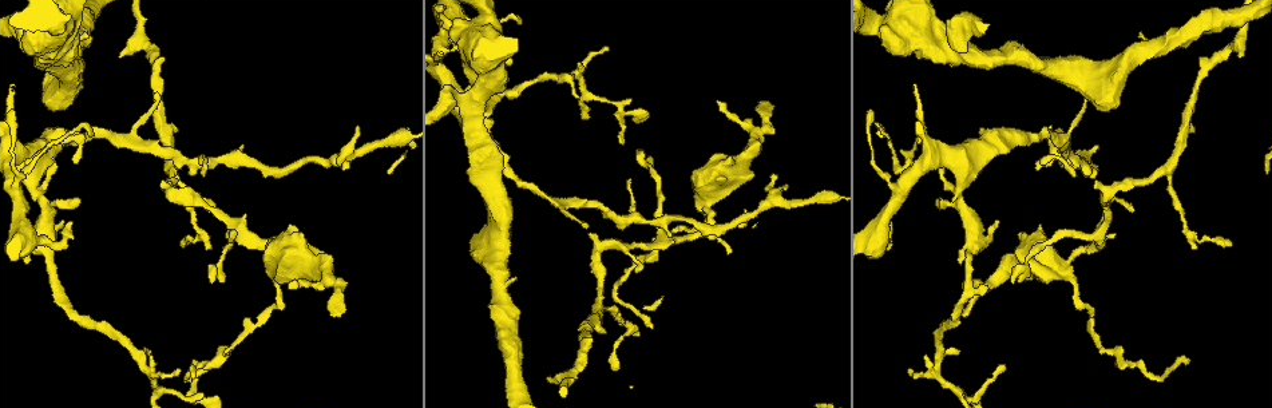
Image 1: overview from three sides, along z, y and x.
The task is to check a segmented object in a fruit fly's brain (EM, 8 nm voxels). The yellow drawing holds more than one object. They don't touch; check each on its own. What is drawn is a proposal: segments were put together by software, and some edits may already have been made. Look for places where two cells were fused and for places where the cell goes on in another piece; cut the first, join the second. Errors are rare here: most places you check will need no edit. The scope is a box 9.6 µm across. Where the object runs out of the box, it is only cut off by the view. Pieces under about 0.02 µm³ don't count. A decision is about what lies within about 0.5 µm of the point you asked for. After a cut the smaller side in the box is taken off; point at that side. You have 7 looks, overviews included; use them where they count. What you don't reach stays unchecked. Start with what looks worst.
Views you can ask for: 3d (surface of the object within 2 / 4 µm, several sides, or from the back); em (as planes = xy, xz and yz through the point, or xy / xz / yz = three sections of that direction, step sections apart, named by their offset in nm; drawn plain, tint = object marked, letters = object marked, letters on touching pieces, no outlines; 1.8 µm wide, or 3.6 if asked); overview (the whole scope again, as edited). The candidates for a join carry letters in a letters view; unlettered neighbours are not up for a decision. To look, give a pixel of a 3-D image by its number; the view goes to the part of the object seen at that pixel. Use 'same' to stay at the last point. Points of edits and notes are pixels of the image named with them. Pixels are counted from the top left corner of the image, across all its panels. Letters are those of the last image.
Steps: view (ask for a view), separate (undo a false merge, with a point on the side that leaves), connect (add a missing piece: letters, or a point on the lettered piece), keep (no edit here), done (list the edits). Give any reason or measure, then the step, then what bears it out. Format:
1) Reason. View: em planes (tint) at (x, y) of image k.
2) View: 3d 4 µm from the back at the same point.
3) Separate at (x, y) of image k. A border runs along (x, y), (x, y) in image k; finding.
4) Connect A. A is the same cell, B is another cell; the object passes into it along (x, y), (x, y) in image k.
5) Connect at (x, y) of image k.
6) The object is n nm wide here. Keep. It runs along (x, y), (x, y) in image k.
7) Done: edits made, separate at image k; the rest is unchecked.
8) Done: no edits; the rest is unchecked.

Small branch off a trunk. View: 3d 4 µm at (710, 193) of image 1.

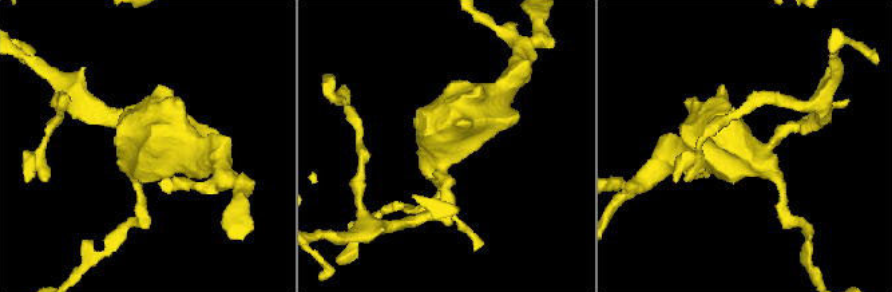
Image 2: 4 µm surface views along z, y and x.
Now the EM. View: em 3.6 µm planes (plain) at (748, 149) of image 2.

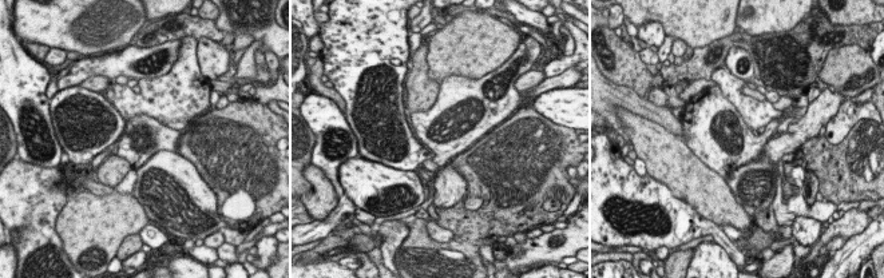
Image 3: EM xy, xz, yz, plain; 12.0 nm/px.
See the neighbours. View: em 3.6 µm planes (letters) at the same point.

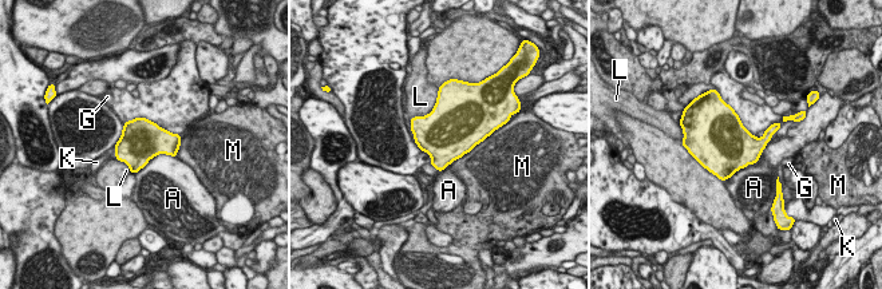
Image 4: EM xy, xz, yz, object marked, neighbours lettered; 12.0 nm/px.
Keep. A, G, K, L and M are other cells; a border runs along (430, 165), (438, 171) in image 4; one cell here.

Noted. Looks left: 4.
Three-way junction. View: em 3.6 µm xy step 8 (plain) at (161, 389) of image 1.

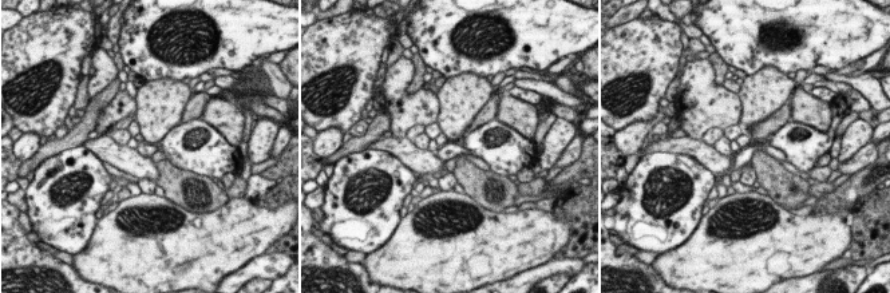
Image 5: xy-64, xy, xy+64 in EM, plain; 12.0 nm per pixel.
What lies round it. View: em 3.6 µm xy step 8 (letters) at the same point.

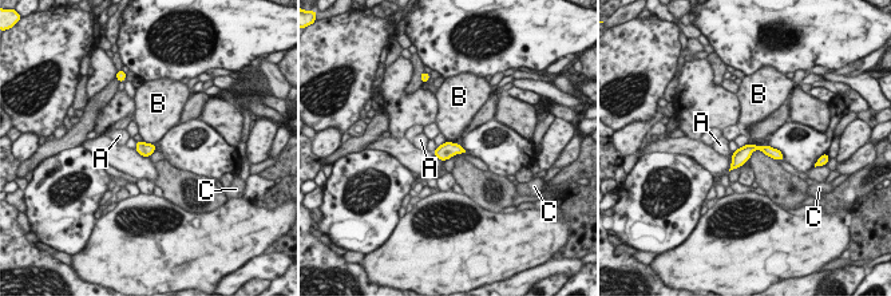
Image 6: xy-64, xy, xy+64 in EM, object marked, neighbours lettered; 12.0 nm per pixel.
The object is 160 nm wide here. Keep. A, B and C are other cells; a border runs along (142, 139), (155, 145) in image 6; all the same cell.

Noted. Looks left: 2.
Free end. View: em xy step 4 (tint) at (938, 199) of image 1.

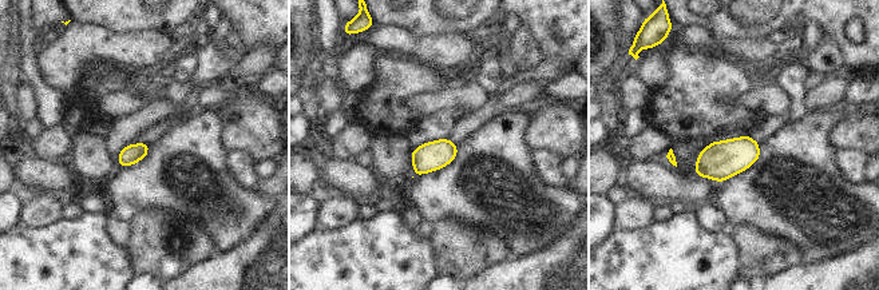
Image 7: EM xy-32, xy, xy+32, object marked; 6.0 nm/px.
View: em planes (letters) at the same point.

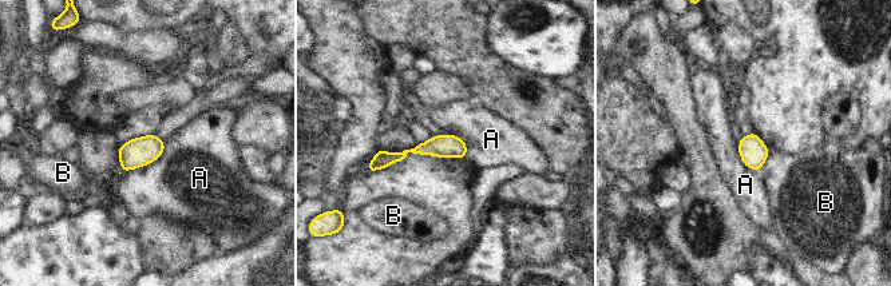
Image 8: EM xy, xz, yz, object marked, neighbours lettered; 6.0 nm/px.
Keep. A and B are other cells; no lettered piece goes on from it.

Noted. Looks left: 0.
Done: no edits; the rest is unchecked.

